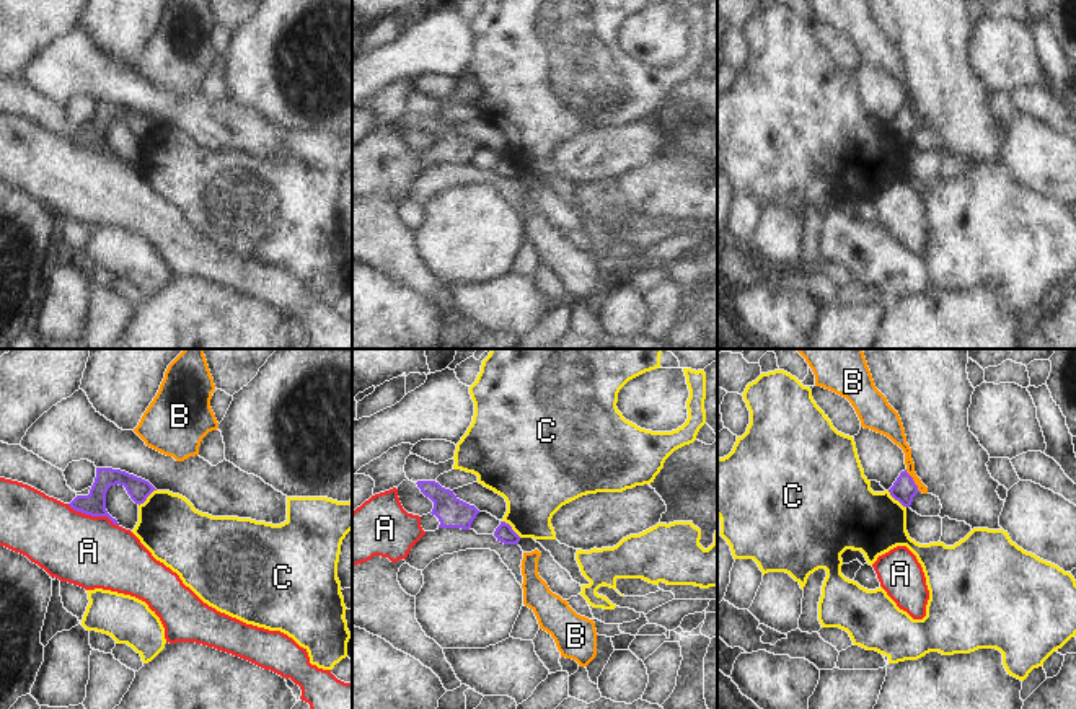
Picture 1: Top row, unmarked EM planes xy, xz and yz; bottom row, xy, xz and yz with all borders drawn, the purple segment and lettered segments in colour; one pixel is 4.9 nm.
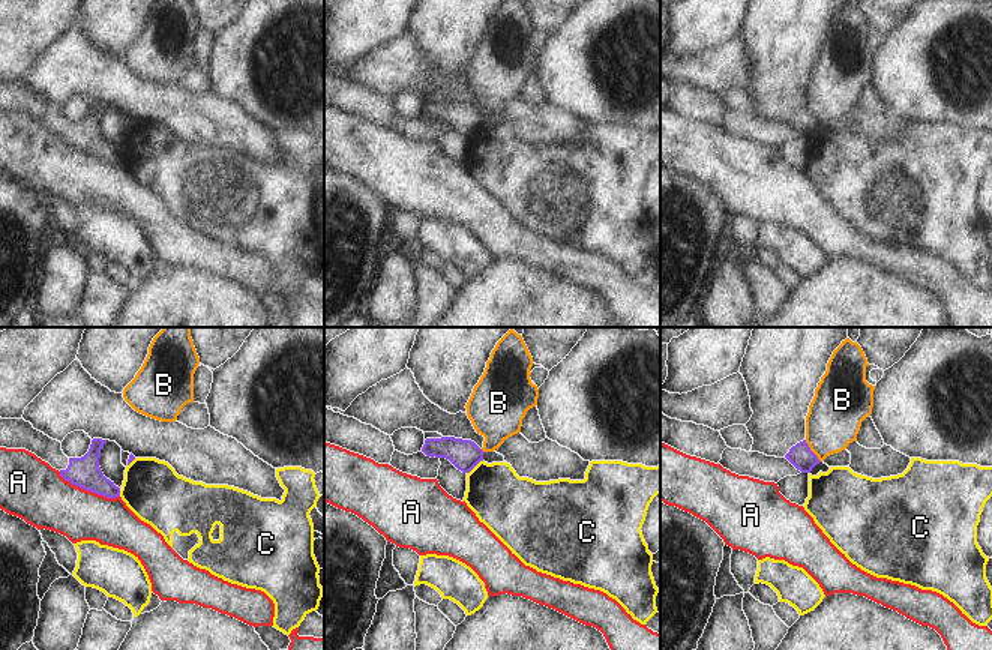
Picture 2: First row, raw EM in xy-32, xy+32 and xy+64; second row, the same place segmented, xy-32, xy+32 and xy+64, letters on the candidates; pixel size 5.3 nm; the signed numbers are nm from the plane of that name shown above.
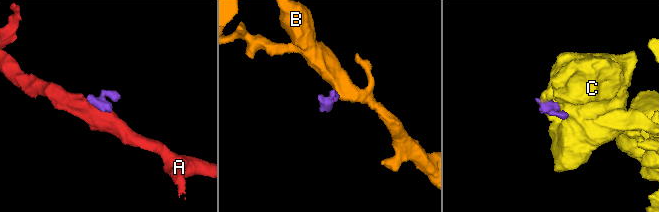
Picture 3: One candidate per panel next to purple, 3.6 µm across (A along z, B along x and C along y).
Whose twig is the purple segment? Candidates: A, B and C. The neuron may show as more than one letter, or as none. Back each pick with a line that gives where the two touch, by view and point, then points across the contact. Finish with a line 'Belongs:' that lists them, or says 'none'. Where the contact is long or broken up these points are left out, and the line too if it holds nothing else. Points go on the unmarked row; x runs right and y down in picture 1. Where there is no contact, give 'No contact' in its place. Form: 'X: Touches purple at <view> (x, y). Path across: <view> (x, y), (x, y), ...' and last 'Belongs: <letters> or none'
Belongs: none

